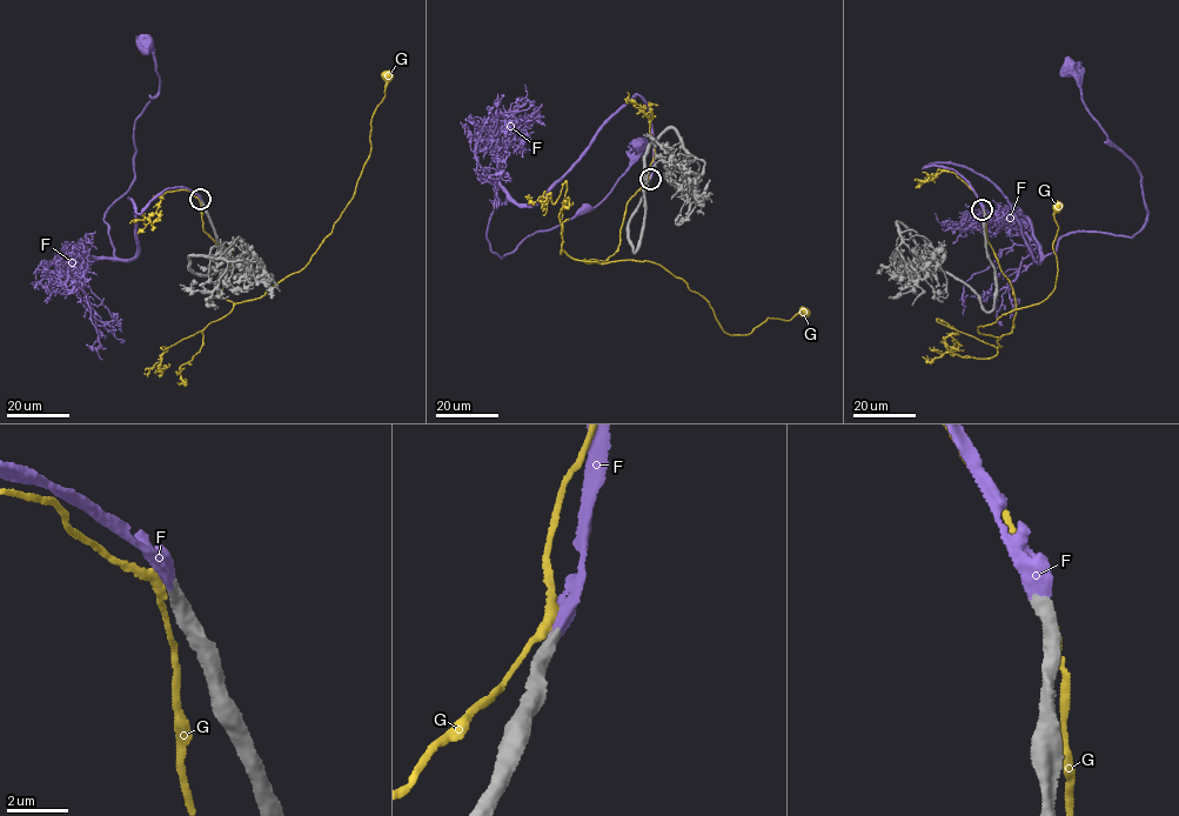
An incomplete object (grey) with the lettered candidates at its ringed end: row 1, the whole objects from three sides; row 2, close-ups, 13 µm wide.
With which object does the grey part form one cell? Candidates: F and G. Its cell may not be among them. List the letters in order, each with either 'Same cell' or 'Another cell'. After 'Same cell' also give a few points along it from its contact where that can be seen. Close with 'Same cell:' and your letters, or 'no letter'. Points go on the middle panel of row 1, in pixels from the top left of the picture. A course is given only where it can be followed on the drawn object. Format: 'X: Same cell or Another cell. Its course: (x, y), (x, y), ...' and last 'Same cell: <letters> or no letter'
F: Same cell. Its course: (649, 179), (649, 106), (636, 94), (544, 195), (496, 206), (490, 251), (501, 258), (588, 211), (641, 145)
G: Another cell
Same cell: F

